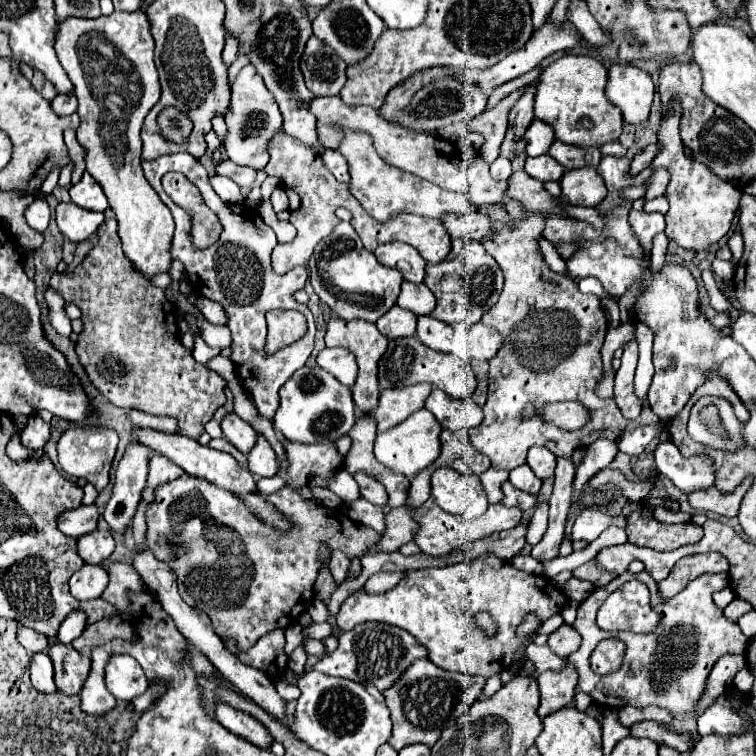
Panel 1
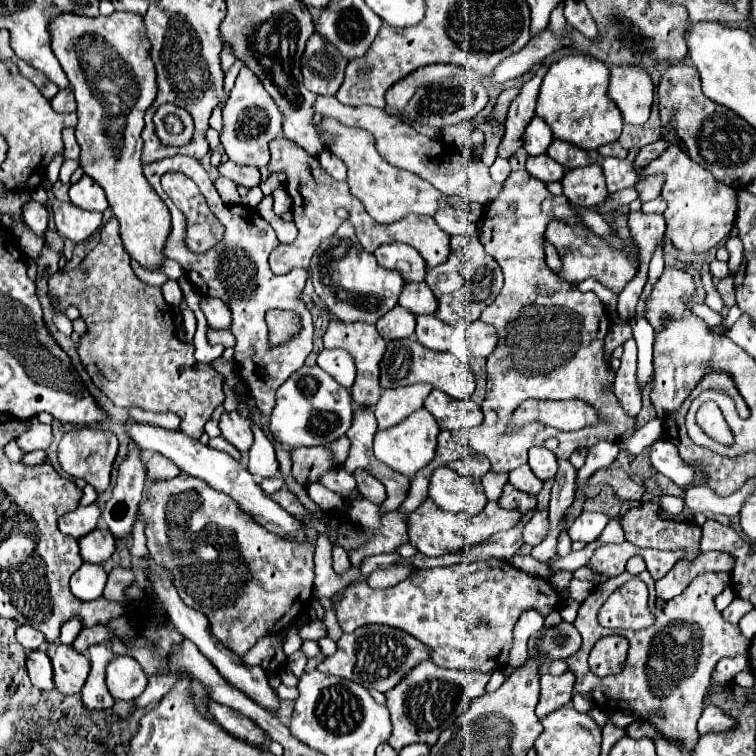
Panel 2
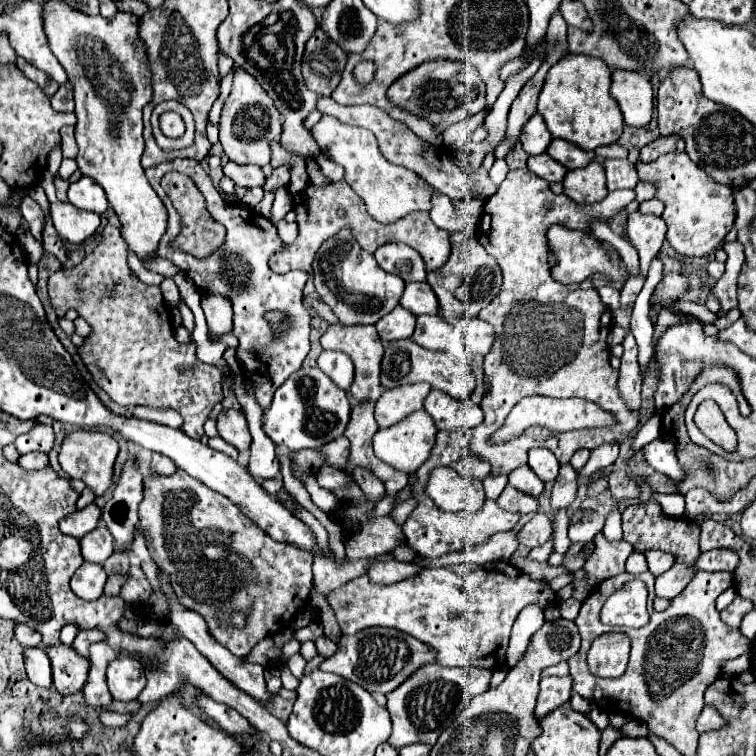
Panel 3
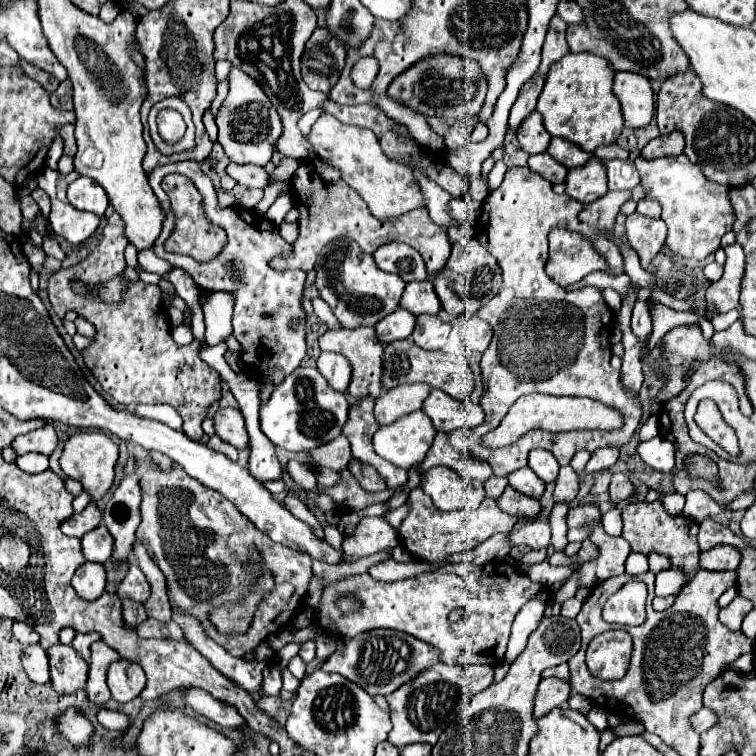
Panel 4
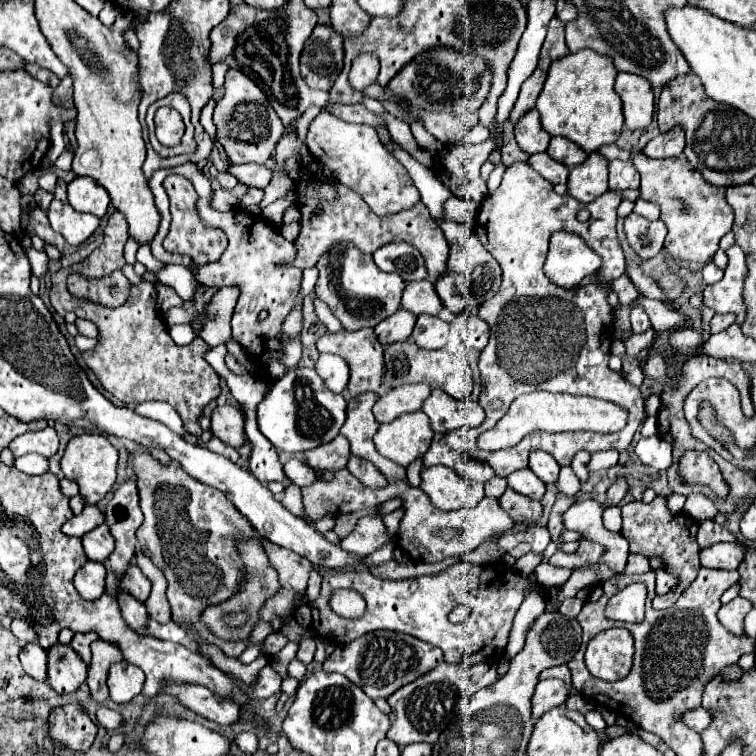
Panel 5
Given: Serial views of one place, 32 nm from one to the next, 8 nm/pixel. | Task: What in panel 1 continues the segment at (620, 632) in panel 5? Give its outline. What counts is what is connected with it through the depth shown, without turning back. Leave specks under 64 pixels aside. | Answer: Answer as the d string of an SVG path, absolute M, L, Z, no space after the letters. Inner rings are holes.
M604 640L596 646L596 650L590 656L592 670L596 674L616 672L616 668L620 668L622 656L624 656L624 644L620 644L620 640Z

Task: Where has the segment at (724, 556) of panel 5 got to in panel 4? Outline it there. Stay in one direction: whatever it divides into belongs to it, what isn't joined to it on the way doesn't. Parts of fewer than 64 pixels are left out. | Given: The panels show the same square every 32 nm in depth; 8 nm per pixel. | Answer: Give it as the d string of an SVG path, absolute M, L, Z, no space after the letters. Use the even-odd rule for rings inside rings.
M720 546L700 554L700 568L704 570L736 570L740 564L740 552L736 548Z

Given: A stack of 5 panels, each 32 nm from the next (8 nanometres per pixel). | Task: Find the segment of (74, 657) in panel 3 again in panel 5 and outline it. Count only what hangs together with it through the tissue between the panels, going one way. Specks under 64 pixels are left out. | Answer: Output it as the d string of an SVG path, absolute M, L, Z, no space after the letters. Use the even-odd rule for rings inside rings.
M54 644L48 648L48 684L58 694L76 692L86 680L88 666L84 660L64 644Z

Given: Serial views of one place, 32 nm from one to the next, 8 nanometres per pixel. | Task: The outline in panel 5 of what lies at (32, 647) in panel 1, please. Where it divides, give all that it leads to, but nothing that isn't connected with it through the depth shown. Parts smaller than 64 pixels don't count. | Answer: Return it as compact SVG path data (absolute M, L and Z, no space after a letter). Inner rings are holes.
M12 620L12 634L14 634L22 644L30 644L30 642L36 642L36 640L38 640L34 628L32 628L30 624L26 624L24 620Z

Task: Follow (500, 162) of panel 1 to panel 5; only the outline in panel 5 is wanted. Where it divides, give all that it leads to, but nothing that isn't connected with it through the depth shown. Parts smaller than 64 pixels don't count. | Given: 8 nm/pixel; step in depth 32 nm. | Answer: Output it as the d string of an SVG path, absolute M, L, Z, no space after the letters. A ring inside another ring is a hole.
M500 163L494 168L487 181L487 188L489 192L495 191L498 188L501 183L505 169L506 167L503 163Z

